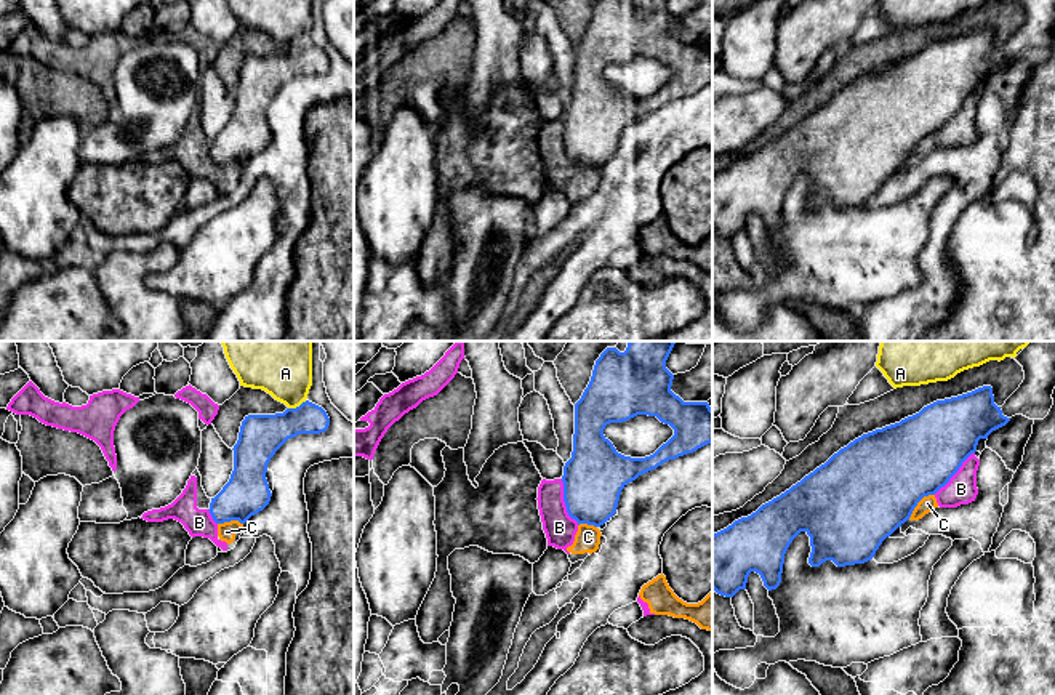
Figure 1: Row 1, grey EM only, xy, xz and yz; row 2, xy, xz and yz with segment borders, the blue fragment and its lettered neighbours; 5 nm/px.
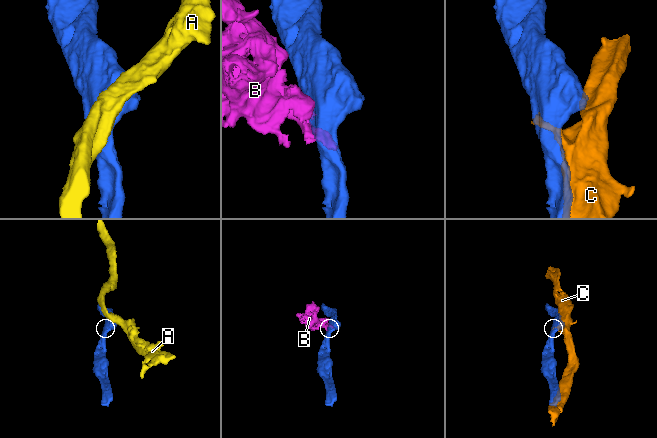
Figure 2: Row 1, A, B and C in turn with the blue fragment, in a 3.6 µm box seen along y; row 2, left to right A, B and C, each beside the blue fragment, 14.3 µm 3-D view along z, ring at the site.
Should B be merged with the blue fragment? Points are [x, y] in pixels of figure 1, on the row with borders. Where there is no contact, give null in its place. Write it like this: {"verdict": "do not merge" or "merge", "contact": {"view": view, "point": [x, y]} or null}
{"verdict": "do not merge", "contact": {"view": "xz", "point": [564, 500]}}

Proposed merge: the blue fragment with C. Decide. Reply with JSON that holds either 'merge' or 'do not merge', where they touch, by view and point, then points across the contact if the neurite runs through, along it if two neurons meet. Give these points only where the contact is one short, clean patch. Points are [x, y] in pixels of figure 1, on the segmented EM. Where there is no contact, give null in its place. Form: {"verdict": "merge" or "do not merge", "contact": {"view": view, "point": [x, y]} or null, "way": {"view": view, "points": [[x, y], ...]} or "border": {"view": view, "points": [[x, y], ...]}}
{"verdict": "do not merge", "contact": {"view": "yz", "point": [918, 502]}}

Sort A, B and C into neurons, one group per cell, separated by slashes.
A / B C

